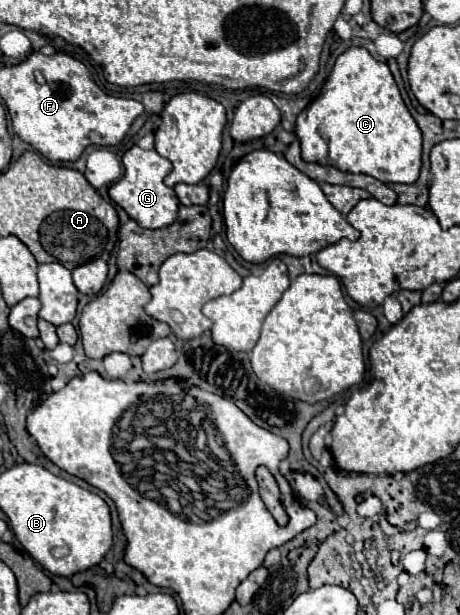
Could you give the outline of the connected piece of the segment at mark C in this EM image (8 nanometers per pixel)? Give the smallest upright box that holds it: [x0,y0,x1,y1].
[296,46,422,184]

